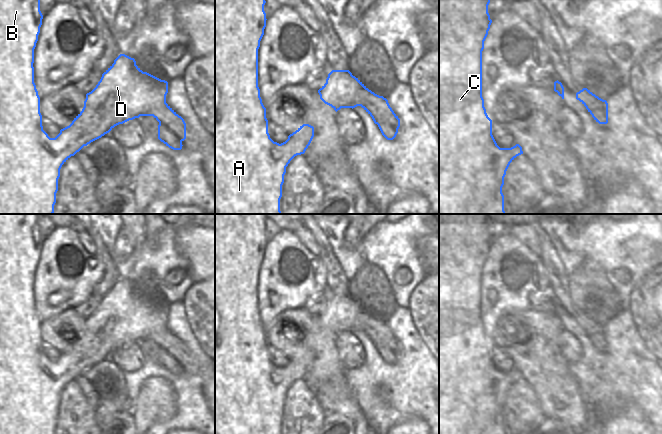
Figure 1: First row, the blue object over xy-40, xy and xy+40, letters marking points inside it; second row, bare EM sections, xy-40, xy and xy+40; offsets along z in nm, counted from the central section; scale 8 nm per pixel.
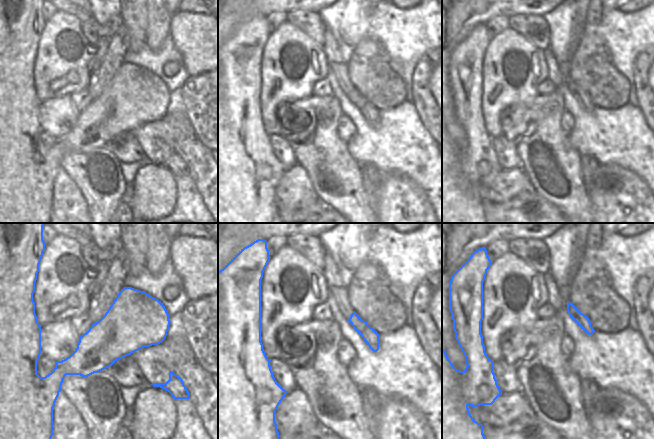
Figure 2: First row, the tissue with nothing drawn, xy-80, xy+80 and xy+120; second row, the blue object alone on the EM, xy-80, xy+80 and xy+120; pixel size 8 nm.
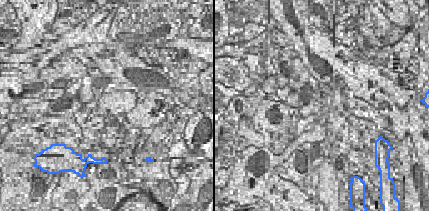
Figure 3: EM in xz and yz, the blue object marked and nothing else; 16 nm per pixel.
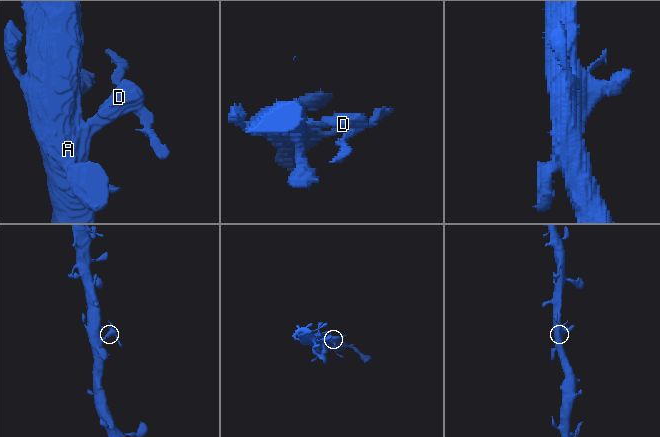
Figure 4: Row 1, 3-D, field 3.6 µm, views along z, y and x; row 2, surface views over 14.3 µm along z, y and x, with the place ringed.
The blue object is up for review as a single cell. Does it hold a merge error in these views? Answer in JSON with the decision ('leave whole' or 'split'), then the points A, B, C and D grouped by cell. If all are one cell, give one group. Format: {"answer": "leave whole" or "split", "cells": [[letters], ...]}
{"answer": "split", "cells": [["A", "B", "C"], ["D"]]}

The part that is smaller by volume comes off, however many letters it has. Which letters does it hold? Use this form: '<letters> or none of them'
D

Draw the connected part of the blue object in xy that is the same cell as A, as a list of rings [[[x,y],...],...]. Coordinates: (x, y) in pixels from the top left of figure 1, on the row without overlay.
[[[215,214],[215,434],[280,434],[282,409],[286,391],[297,379],[304,378],[307,370],[297,370],[291,374],[277,374],[268,357],[266,332],[258,311],[258,273],[266,251],[264,214]]]

